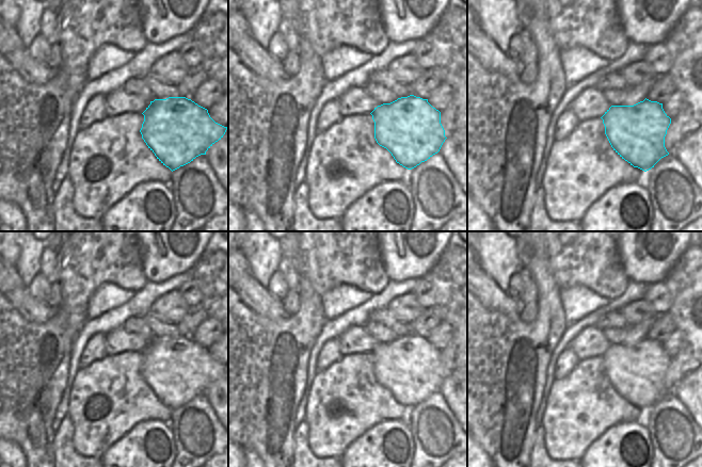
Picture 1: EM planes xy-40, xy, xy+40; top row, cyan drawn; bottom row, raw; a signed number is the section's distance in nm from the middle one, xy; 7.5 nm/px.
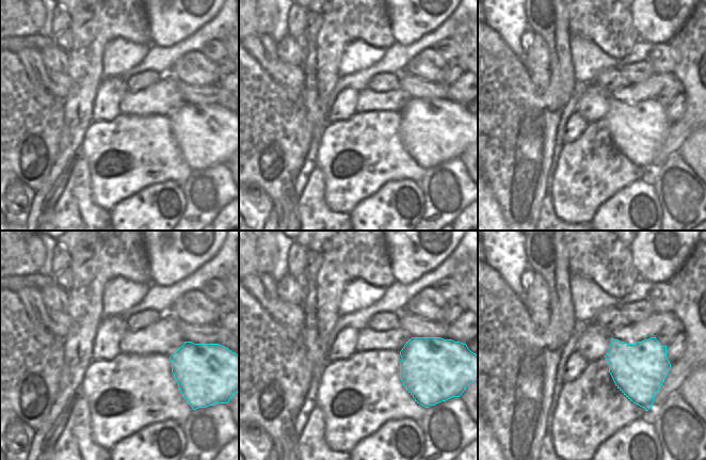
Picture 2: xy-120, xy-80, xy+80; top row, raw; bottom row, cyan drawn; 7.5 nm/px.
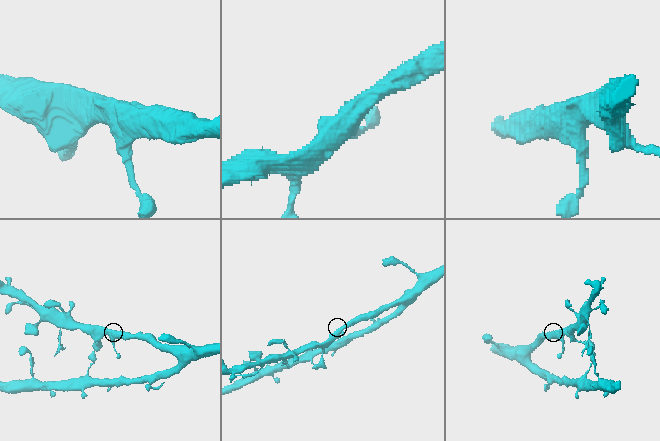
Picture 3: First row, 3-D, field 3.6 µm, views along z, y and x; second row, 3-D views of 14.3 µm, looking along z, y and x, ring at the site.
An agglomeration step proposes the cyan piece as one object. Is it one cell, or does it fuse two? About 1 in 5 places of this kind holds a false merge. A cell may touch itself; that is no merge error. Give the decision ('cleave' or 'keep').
keep

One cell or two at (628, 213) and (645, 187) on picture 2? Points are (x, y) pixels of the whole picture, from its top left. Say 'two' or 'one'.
one

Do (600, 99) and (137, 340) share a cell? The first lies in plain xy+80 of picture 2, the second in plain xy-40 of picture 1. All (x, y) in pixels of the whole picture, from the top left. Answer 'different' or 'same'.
same

